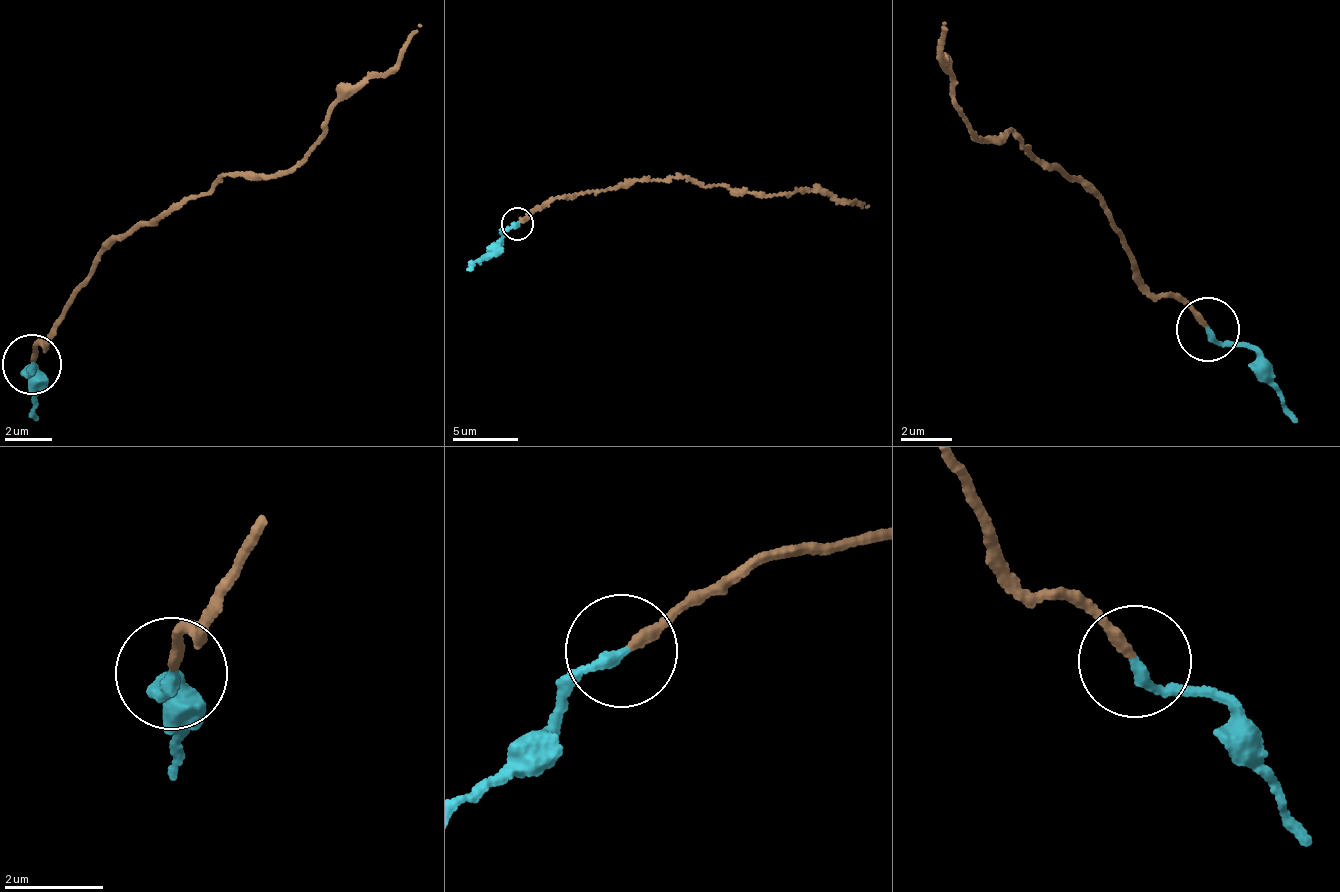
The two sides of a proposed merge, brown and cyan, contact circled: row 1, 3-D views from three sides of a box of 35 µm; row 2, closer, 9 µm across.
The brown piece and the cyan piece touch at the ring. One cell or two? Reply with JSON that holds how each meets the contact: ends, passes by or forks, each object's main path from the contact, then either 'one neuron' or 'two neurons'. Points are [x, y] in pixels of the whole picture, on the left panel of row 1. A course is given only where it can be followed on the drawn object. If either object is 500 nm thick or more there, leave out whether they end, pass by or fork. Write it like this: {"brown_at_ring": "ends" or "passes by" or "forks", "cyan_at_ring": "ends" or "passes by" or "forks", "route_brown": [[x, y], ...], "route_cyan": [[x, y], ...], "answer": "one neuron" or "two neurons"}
{"brown_at_ring": "ends", "cyan_at_ring": "ends", "route_brown": [[32, 364], [92, 265], [225, 177], [267, 180], [287, 168], [325, 131], [325, 114], [357, 92], [420, 23]], "route_cyan": [[32, 364], [36, 374], [33, 420]], "answer": "one neuron"}

